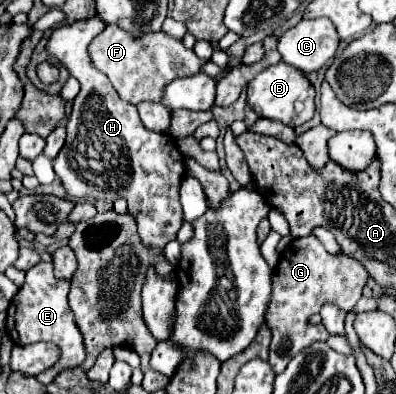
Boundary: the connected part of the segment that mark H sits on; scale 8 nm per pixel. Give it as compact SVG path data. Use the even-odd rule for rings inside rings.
M93 18L93 20L83 20L77 24L63 24L49 38L47 50L51 52L51 56L57 58L61 64L65 64L71 76L75 76L81 82L81 92L73 102L73 112L67 122L67 140L61 152L57 154L57 158L53 160L53 168L55 168L55 174L63 180L69 196L103 198L103 200L115 200L117 196L125 198L129 202L129 212L137 220L139 236L143 244L163 248L169 240L177 236L177 230L181 228L181 222L183 222L183 210L179 204L179 186L185 174L183 156L171 136L155 134L147 130L141 124L137 108L133 104L123 102L113 90L113 86L109 84L109 78L97 72L93 64L89 64L87 46L97 34L103 32L103 28L105 28L105 22L99 18Z

